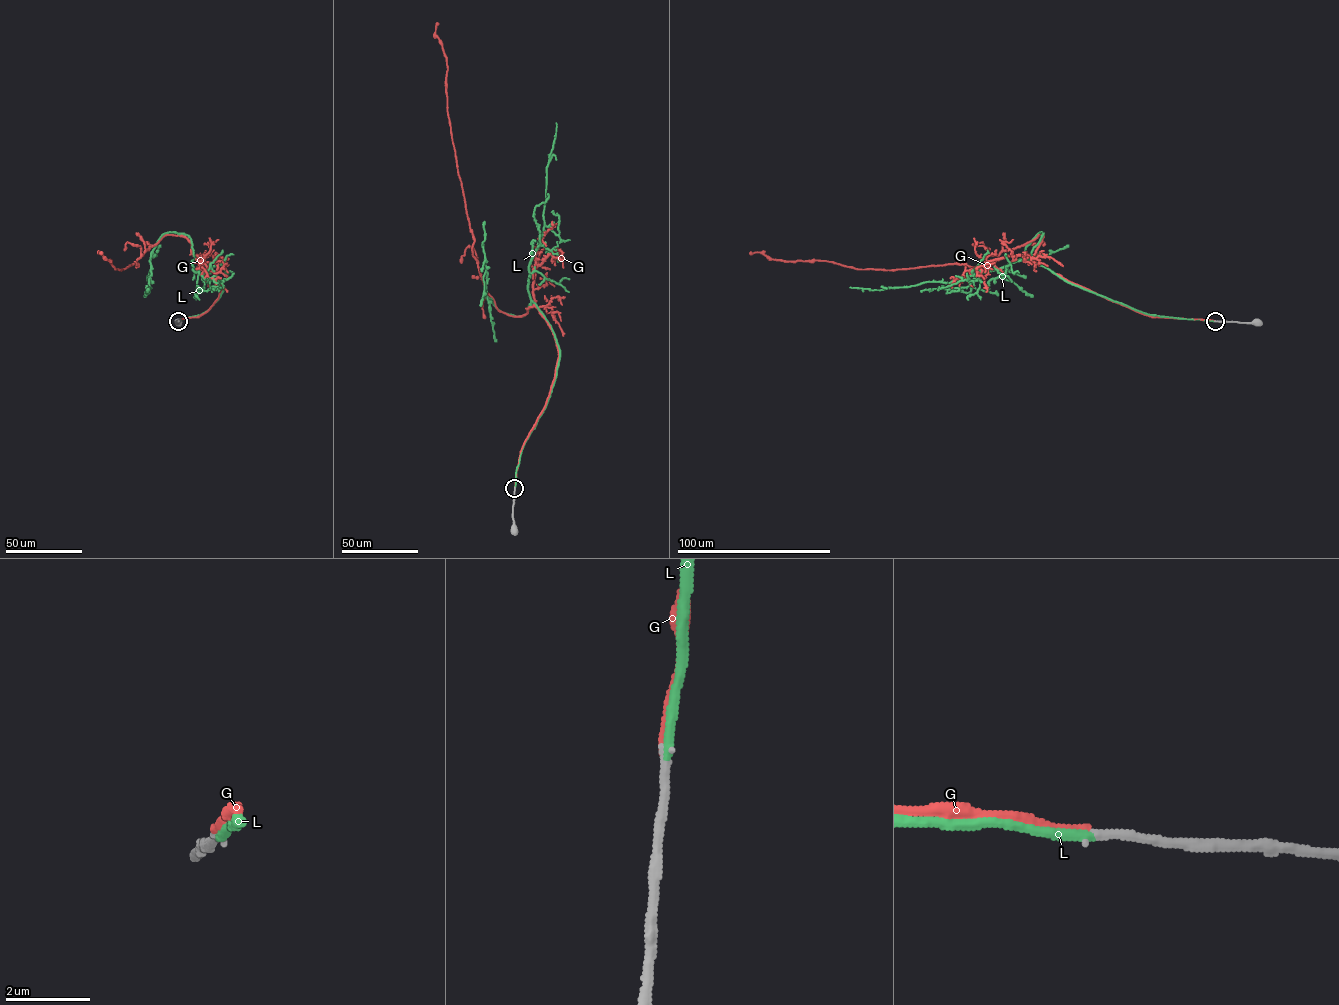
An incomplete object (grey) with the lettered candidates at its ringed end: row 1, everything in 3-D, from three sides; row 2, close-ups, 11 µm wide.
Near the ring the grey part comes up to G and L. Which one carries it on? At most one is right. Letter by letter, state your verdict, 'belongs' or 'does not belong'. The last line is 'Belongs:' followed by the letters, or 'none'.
G: does not belong
L: belongs
Belongs: L

